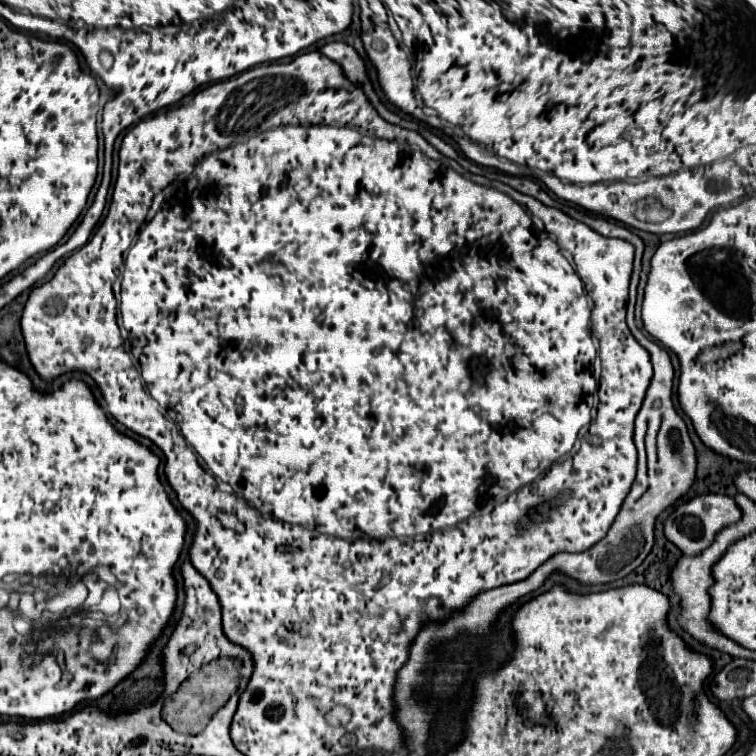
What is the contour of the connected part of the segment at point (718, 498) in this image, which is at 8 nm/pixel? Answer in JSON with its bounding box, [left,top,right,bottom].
[664,494,740,556]

